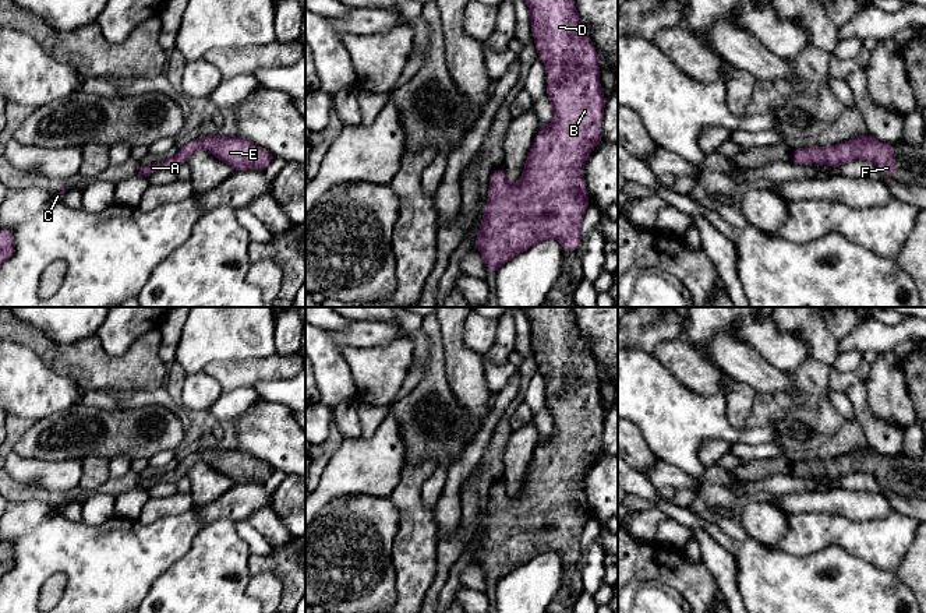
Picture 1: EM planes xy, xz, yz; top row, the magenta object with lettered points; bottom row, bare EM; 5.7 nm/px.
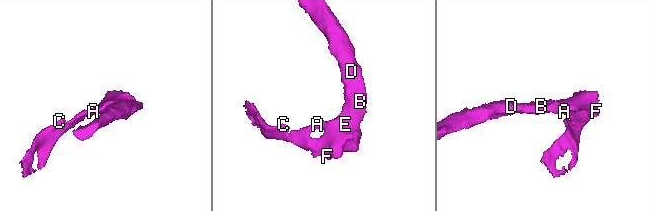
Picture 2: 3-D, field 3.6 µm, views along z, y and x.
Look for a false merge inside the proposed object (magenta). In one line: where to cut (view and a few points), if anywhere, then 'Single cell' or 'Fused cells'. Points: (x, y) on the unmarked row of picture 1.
No split. Single cell

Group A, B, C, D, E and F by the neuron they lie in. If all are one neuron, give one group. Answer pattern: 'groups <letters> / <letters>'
groups A B C D E F

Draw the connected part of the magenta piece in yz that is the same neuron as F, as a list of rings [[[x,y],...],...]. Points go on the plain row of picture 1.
[[[866,445],[842,457],[812,461],[796,459],[791,475],[795,478],[821,476],[838,480],[852,473],[869,473],[881,487],[894,492],[897,483],[894,469],[894,458],[884,457]]]

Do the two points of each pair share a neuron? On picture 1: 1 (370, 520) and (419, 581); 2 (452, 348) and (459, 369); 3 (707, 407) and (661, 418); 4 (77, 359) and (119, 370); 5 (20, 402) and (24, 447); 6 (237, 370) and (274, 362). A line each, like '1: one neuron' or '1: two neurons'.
1: two neurons
2: one neuron
3: one neuron
4: one neuron
5: two neurons
6: one neuron

